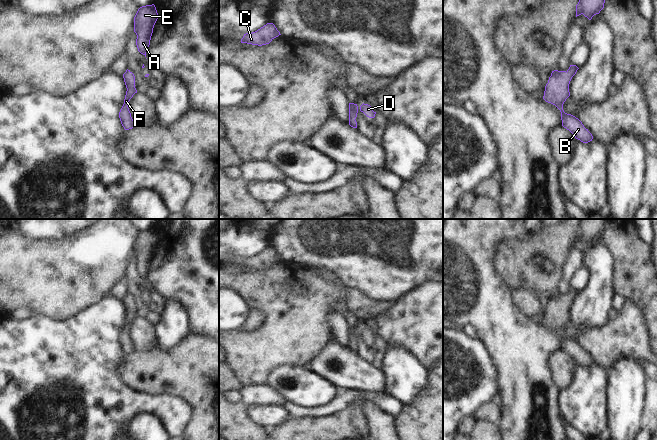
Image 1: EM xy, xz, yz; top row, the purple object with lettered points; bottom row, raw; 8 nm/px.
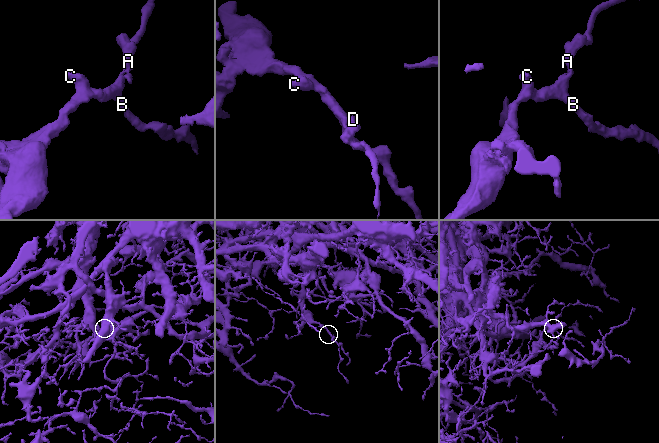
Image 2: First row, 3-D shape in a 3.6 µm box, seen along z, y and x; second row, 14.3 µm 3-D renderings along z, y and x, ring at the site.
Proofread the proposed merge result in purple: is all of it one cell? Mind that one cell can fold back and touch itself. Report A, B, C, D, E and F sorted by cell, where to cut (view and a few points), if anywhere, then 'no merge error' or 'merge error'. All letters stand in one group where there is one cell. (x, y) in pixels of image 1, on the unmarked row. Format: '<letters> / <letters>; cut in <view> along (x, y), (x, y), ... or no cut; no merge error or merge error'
A B C D E F; no cut; no merge error

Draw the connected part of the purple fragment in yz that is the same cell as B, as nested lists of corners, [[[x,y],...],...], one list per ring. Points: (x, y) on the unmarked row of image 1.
[[[570,289],[567,295],[554,294],[545,310],[543,323],[555,329],[561,336],[562,350],[569,354],[576,363],[583,367],[592,365],[592,358],[584,351],[582,346],[571,338],[563,334],[563,328],[570,320],[569,308],[572,301],[579,292],[576,289]]]

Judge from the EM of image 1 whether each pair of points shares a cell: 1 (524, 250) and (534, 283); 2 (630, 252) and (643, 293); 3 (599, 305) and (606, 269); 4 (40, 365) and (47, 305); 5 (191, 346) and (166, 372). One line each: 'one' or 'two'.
1: one
2: one
3: one
4: two
5: one

